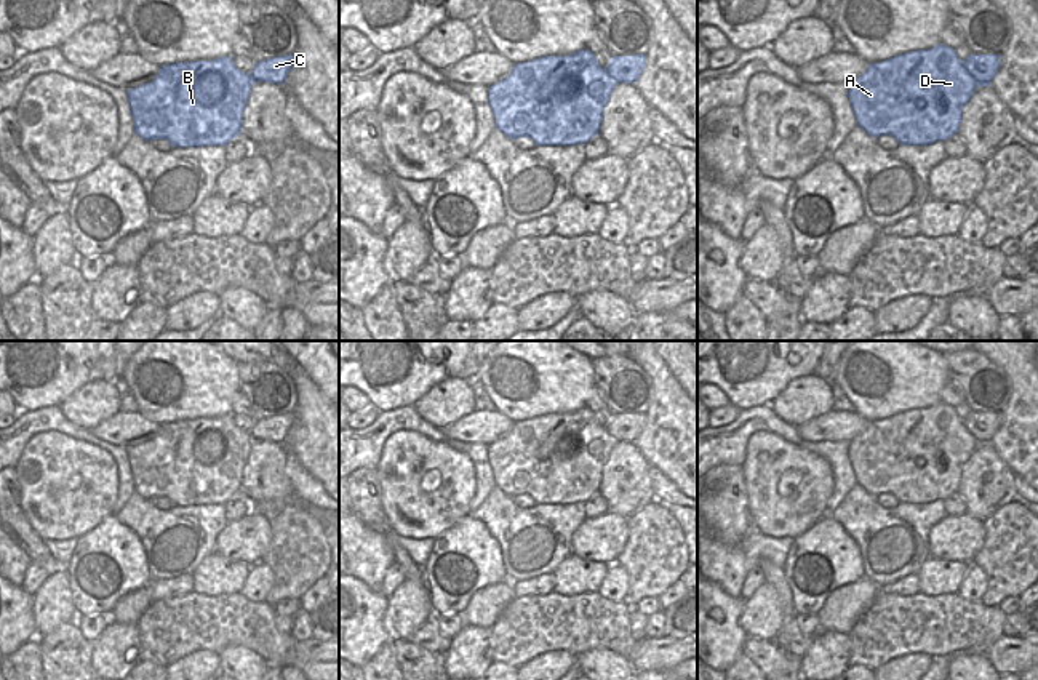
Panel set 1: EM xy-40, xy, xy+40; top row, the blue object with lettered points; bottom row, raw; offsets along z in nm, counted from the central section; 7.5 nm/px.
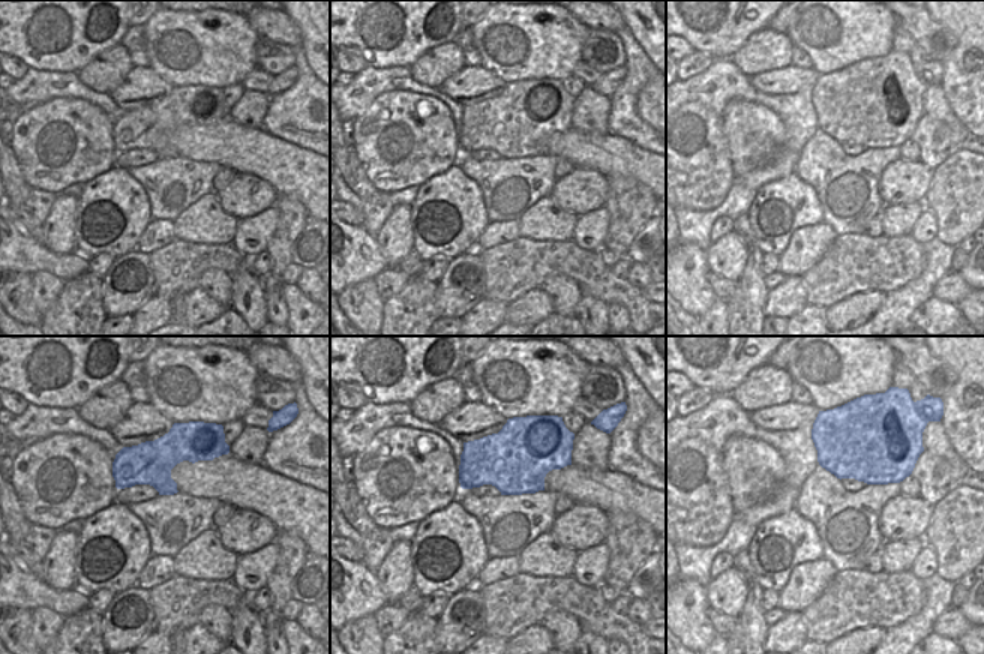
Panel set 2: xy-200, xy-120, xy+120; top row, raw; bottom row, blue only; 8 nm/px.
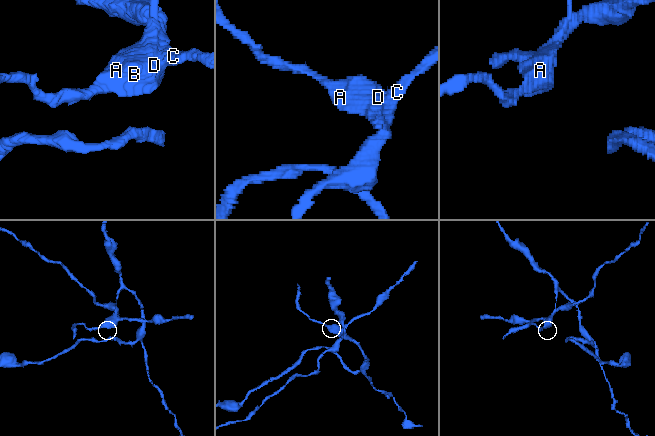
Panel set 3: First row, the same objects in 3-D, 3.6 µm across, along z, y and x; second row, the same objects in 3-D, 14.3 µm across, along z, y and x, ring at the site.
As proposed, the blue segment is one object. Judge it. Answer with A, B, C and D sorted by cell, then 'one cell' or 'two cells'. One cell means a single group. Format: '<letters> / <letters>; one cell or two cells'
A B D / C; two cells

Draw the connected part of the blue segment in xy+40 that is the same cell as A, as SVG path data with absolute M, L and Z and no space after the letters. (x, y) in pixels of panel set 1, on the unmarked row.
M940 402L931 408L908 410L868 422L867 429L849 442L848 456L856 483L867 493L889 493L900 504L931 504L958 491L963 466L976 446L977 442L958 418L956 408Z

